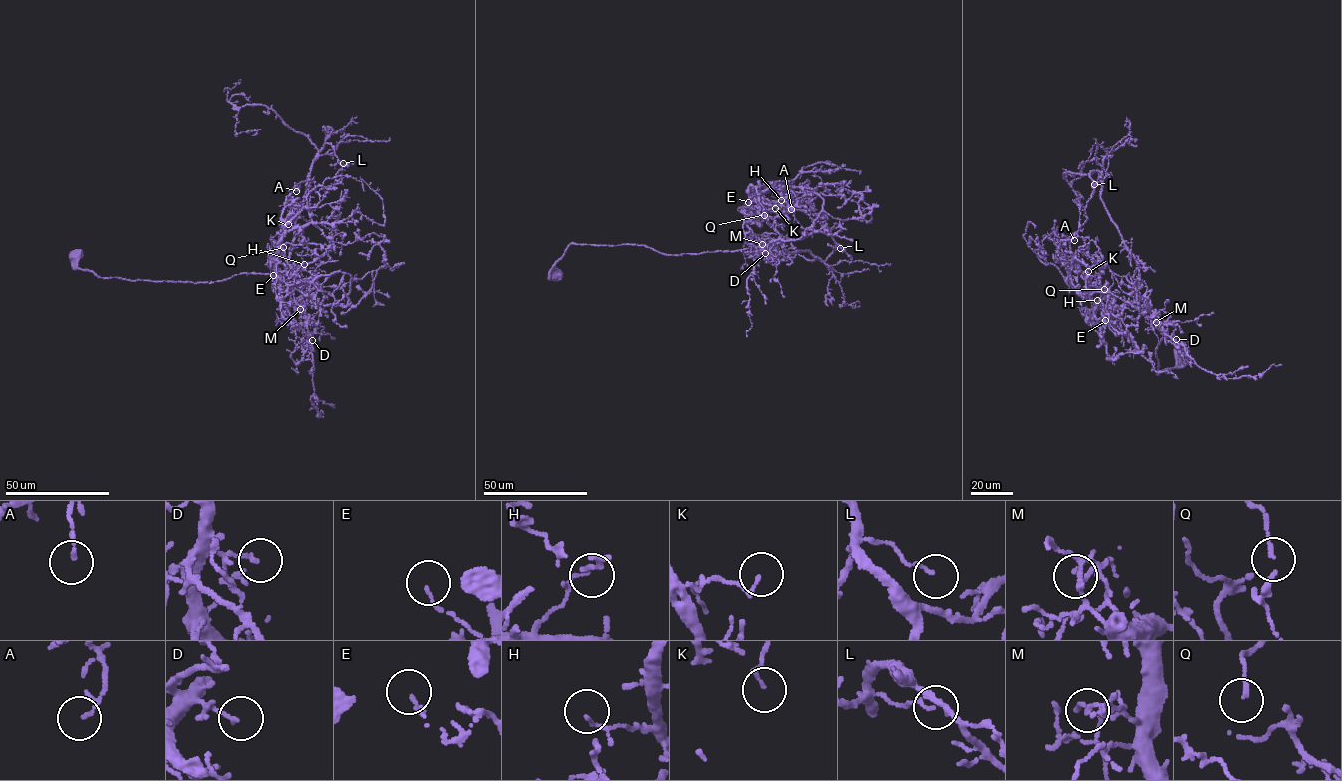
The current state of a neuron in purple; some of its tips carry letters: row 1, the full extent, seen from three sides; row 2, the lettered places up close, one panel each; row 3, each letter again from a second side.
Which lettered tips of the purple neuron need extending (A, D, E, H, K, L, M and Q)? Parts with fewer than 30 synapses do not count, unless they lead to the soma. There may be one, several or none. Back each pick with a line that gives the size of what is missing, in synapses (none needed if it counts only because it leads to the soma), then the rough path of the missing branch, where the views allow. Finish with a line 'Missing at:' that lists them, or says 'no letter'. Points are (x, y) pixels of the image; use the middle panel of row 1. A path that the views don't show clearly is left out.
Missing at: no letter

